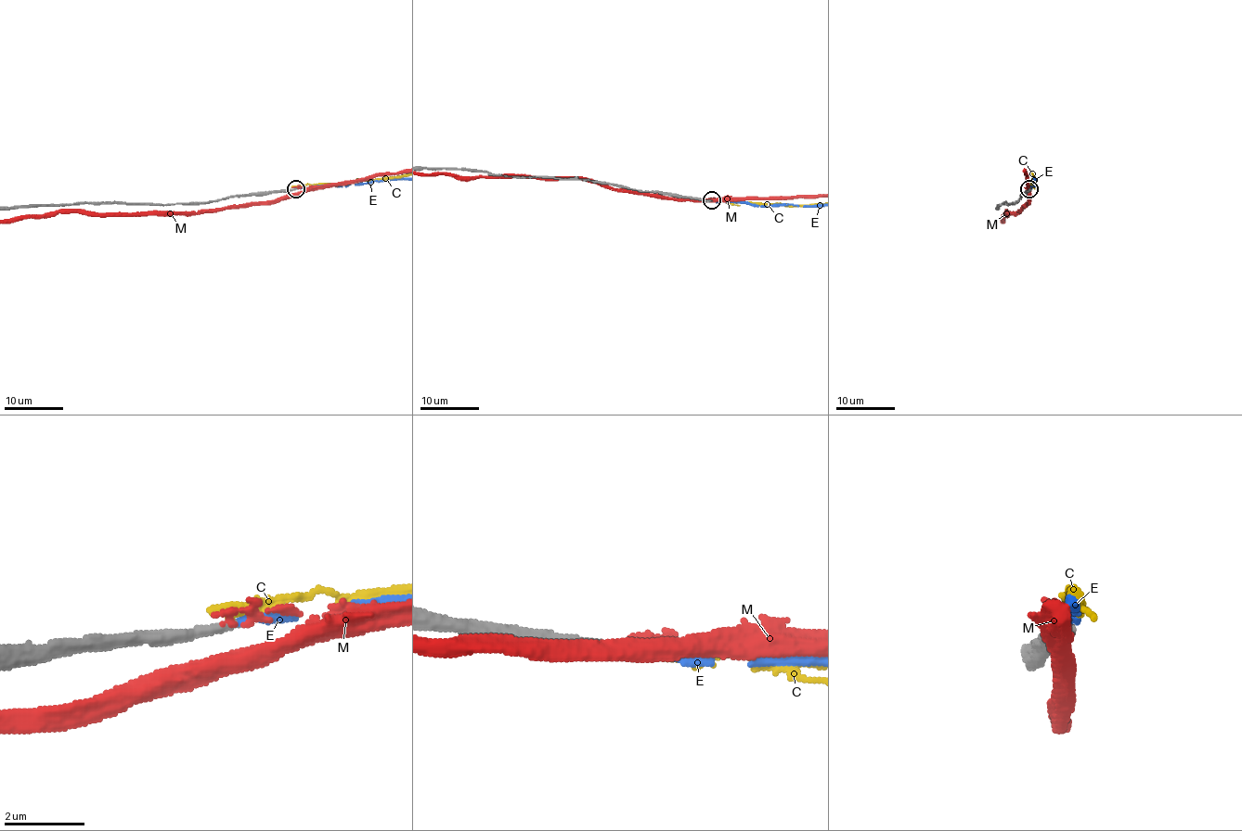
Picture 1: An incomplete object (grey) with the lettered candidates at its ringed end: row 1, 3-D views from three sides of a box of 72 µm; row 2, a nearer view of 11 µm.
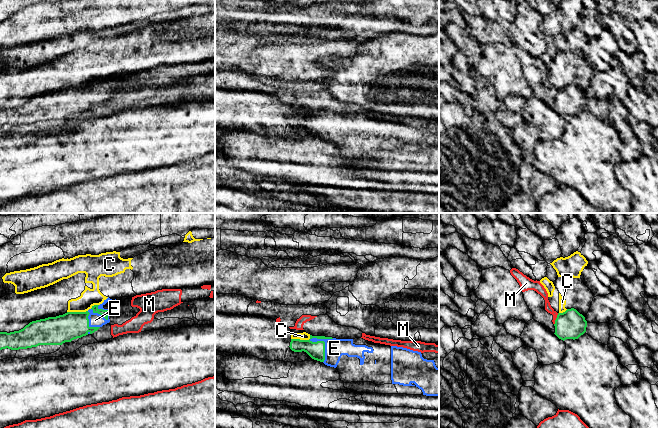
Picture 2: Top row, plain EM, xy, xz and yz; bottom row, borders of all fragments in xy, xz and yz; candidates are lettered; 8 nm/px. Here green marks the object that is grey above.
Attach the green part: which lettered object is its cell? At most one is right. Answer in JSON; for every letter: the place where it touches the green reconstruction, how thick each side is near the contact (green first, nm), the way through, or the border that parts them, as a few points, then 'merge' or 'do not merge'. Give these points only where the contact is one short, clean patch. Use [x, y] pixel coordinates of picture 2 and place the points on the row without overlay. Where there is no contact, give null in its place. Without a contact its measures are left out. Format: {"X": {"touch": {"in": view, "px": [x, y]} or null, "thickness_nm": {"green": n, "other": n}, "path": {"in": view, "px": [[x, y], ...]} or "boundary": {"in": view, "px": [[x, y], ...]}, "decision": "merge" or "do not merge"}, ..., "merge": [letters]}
{"C": {"touch": {"in": "xz", "px": [301, 116]}, "thickness_nm": {"green": 140, "other": 60}, "boundary": {"in": "xz", "px": [[310, 111], [308, 115], [291, 114]]}, "decision": "do not merge"}, "E": {"touch": {"in": "xz", "px": [324, 122]}, "thickness_nm": {"green": 140, "other": 160}, "path": {"in": "xz", "px": [[316, 126], [324, 122], [334, 124]]}, "decision": "merge"}, "M": {"touch": {"in": "yz", "px": [556, 95]}, "thickness_nm": {"green": 220, "other": 60}, "boundary": {"in": "yz", "px": [[558, 89], [554, 100]]}, "decision": "do not merge"}, "merge": ["E"]}

